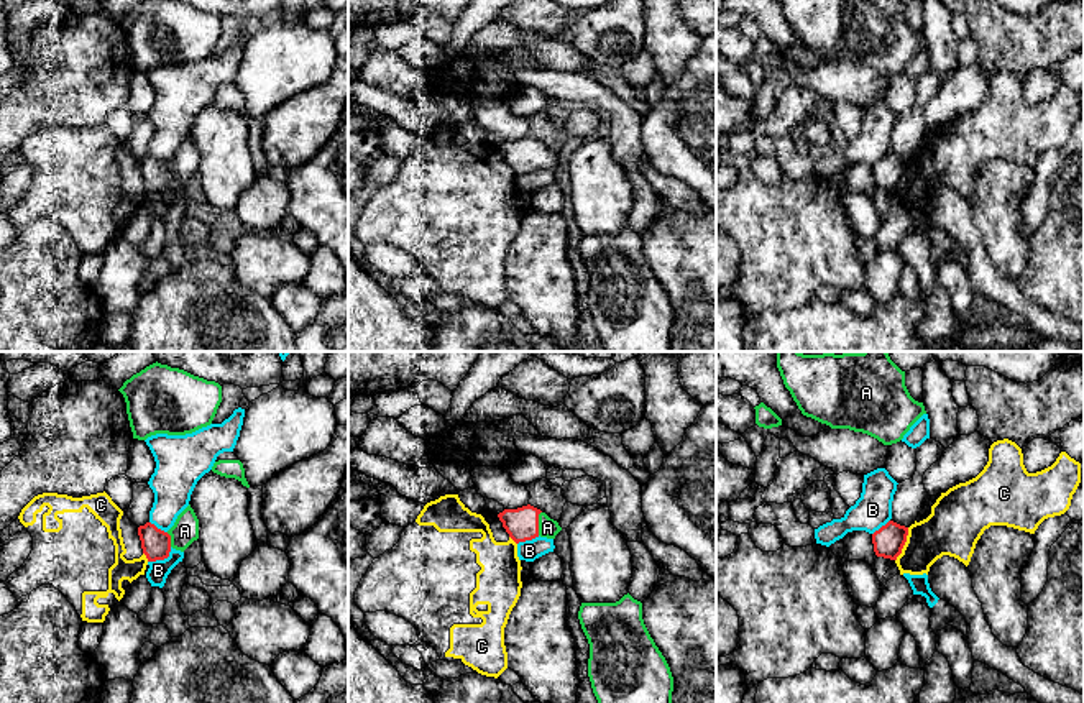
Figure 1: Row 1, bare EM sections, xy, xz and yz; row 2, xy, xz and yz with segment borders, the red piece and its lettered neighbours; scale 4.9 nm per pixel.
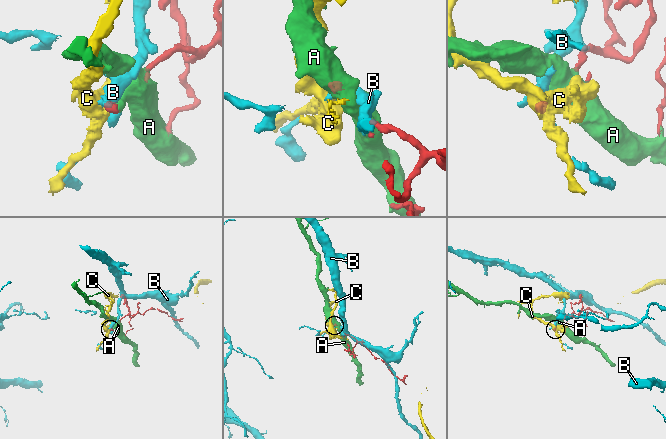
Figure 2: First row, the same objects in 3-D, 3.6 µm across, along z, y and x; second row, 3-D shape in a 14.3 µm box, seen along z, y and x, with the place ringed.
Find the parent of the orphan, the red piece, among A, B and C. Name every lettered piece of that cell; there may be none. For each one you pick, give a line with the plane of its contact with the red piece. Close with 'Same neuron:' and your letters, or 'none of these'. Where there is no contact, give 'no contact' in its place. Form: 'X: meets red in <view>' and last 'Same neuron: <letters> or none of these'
A: meets red in xz
Same neuron: A

